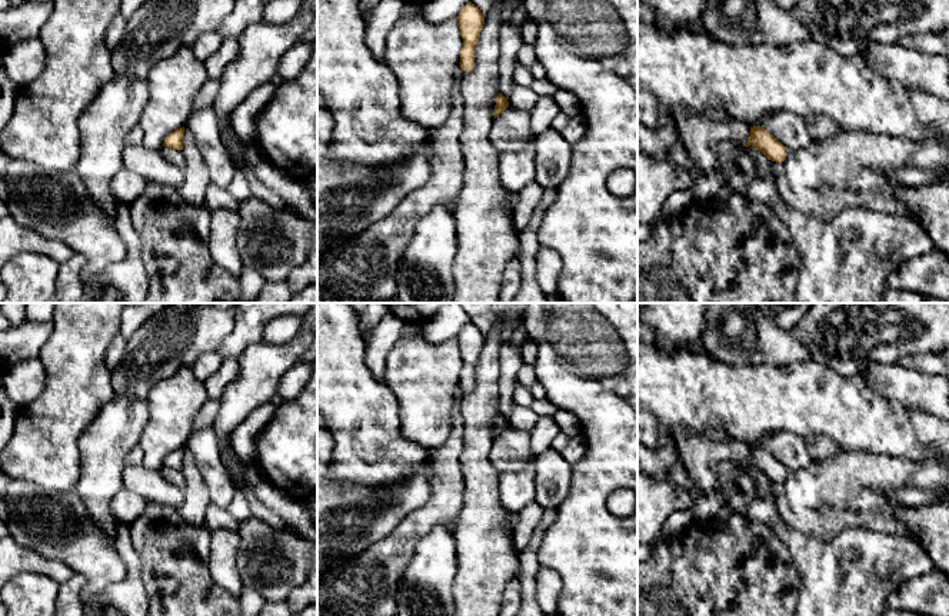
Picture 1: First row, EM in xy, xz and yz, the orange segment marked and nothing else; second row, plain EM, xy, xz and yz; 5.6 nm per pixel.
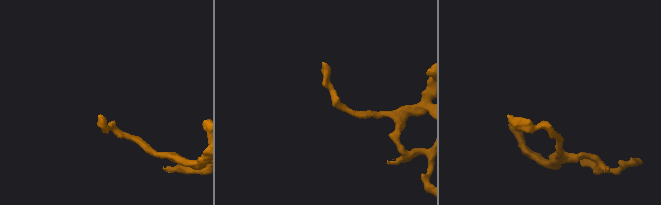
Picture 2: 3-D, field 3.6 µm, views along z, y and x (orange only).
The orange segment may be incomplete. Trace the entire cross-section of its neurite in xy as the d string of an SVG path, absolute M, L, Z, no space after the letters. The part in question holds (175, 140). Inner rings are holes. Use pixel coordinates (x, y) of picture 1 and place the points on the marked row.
M180 127L170 133L163 143L164 147L182 150L184 146L184 127Z

